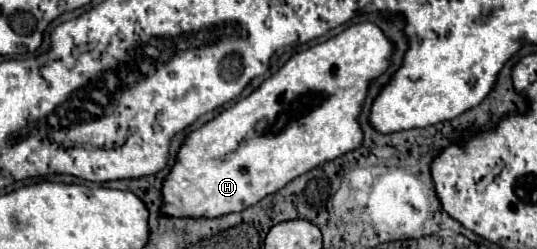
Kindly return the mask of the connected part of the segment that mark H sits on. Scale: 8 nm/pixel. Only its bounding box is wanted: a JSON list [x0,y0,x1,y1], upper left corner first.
[162,22,394,218]

